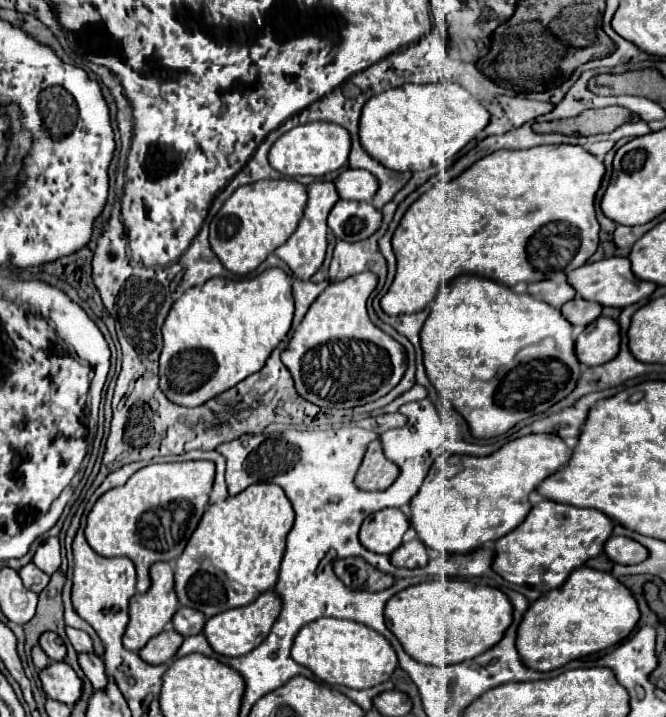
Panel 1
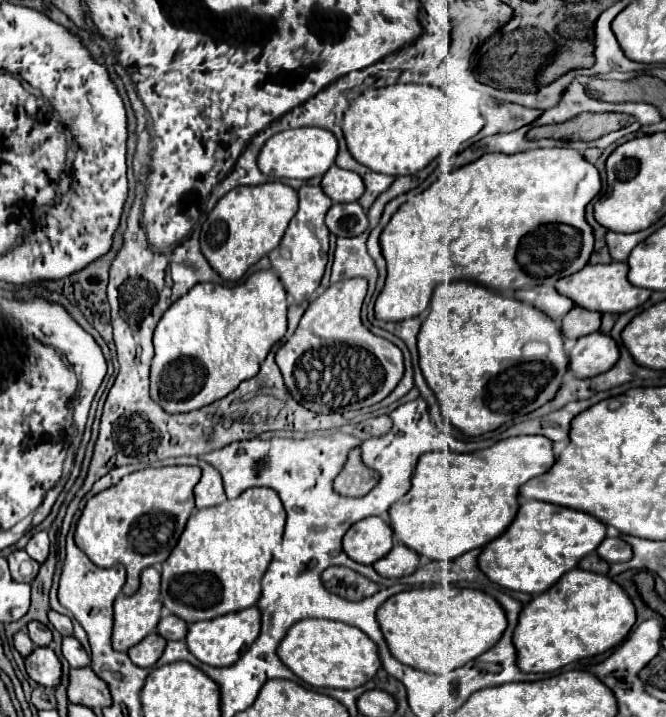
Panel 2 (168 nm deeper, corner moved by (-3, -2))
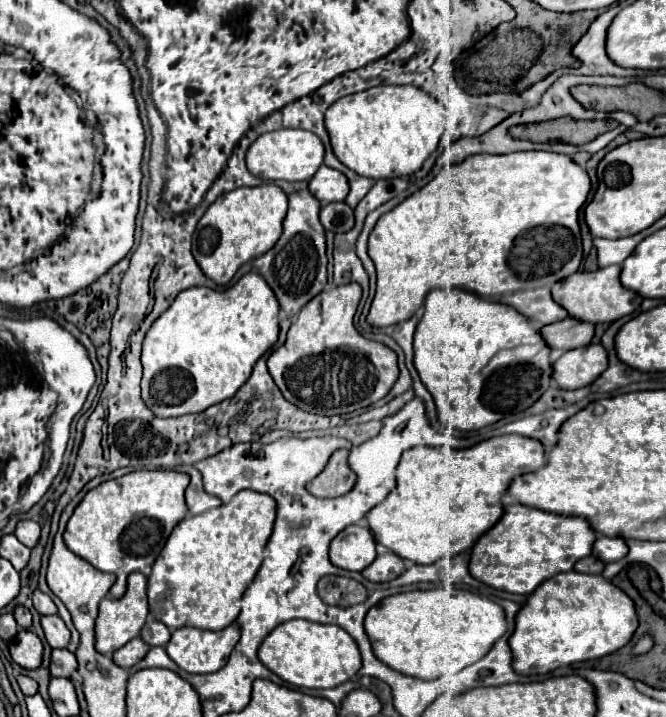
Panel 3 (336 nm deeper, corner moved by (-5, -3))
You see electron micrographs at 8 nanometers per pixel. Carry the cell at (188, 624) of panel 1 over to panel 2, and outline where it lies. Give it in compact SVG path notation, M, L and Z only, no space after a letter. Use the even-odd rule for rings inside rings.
M167 615L159 621L159 635L163 635L167 641L179 641L179 639L185 639L187 637L187 621L175 617L175 615Z

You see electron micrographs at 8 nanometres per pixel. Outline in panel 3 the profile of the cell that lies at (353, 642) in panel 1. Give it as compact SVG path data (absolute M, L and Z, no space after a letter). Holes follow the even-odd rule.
M309 620L281 622L273 632L269 632L269 636L265 636L261 648L257 650L257 656L273 674L297 688L339 686L351 680L361 666L359 648L343 628Z

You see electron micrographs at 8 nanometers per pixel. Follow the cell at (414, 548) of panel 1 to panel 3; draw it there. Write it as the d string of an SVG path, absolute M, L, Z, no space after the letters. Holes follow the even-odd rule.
M381 552L361 574L371 582L389 582L395 580L403 570L403 560L397 560L397 556L391 552Z

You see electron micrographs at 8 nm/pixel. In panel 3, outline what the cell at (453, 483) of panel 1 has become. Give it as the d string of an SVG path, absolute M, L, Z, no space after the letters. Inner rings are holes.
M517 434L495 436L463 450L455 450L451 446L439 448L415 446L409 448L397 464L395 490L383 502L371 508L365 514L365 520L369 530L373 532L375 542L383 544L399 558L411 560L415 564L435 564L443 556L453 556L471 550L473 544L479 540L479 536L485 534L491 526L495 526L497 520L503 516L501 496L509 488L511 480L519 474L535 472L543 464L545 464L543 446L537 444L537 440L529 440Z

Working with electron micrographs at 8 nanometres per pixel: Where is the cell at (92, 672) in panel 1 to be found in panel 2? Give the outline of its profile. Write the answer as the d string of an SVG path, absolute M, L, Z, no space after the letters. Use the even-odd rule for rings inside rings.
M65 637L63 639L63 657L69 661L69 665L73 669L91 667L91 657L83 651L81 643L75 637Z

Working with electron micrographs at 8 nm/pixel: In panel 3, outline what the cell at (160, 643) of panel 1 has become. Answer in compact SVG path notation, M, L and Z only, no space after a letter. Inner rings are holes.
M133 638L125 646L121 646L117 652L113 652L111 660L119 668L131 668L131 666L135 666L147 654L147 650L149 650L149 646L141 644L141 638Z

